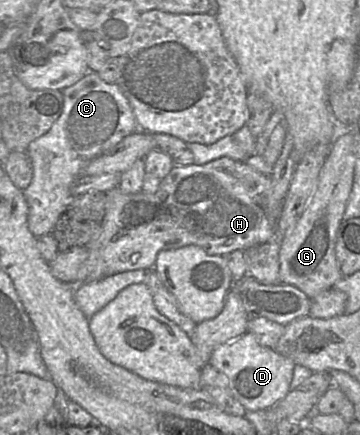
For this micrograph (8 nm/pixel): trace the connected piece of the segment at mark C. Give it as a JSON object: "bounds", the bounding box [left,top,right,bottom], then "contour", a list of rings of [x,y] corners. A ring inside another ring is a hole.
{"bounds":[23,71,139,237],"contour":[[[89,71],[75,84],[64,88],[62,94],[63,109],[59,118],[46,134],[31,142],[26,150],[32,161],[33,178],[23,193],[28,204],[28,228],[35,237],[52,232],[60,215],[74,199],[71,186],[81,176],[84,167],[139,129],[130,103],[118,85],[105,82],[96,71]]]}

